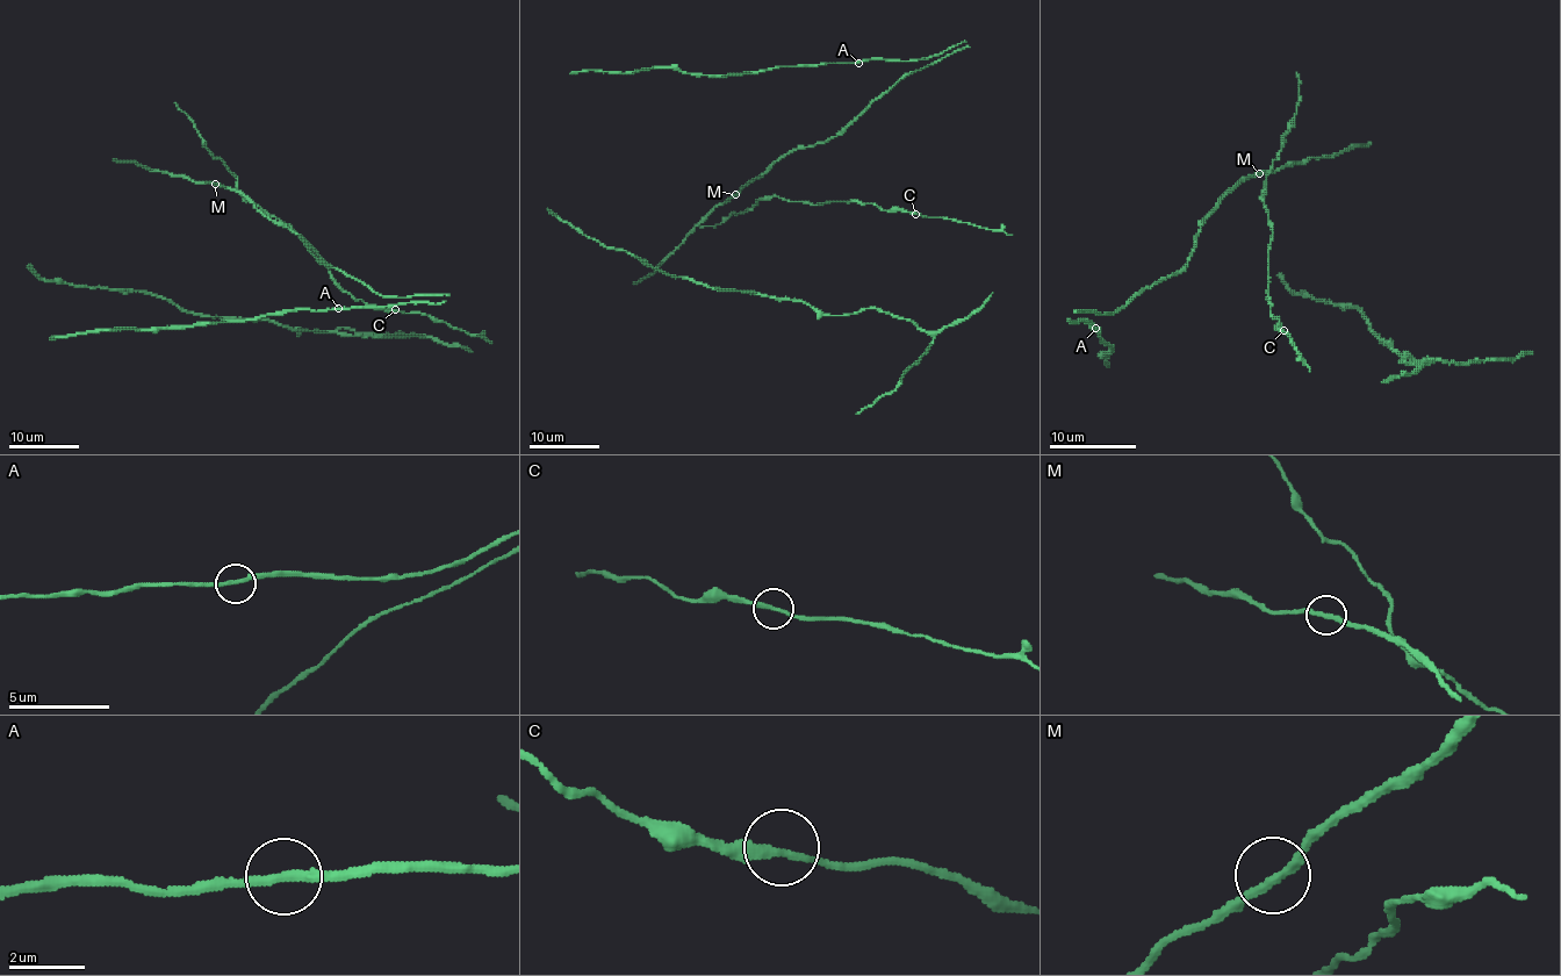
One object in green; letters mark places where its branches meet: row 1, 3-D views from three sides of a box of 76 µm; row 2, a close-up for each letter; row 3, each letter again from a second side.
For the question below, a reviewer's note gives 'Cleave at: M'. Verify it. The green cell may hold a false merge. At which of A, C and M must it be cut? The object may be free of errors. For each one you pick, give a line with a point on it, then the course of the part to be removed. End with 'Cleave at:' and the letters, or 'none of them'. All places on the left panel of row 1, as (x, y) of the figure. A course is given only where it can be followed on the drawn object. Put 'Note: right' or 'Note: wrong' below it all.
Cleave at: none of them
Note: wrong

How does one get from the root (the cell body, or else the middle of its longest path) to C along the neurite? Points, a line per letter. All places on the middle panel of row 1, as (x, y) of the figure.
C: (814, 205), (861, 201), (884, 210), (915, 214)

